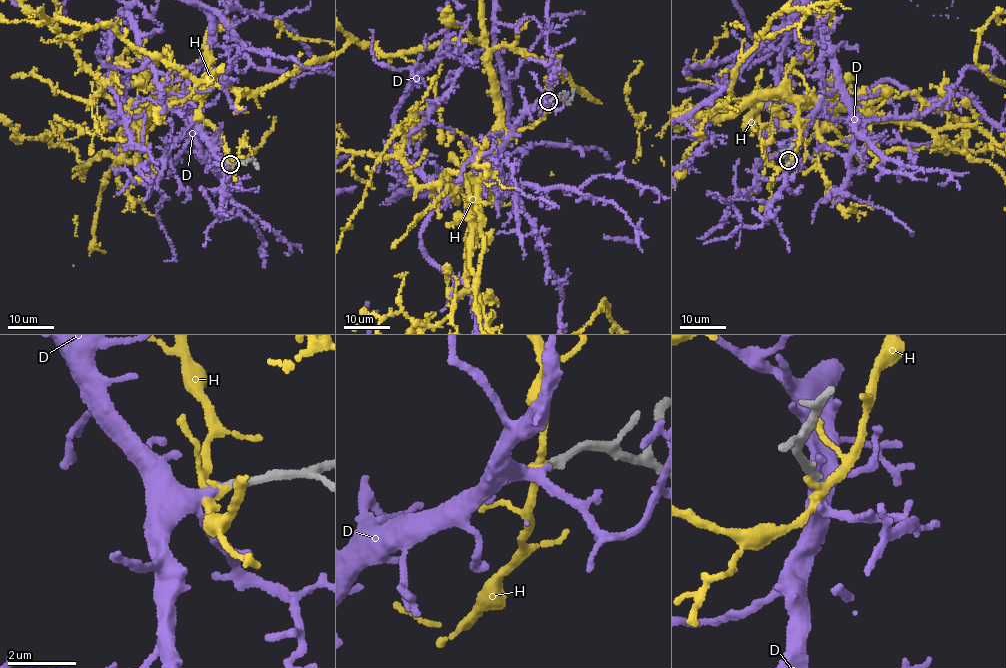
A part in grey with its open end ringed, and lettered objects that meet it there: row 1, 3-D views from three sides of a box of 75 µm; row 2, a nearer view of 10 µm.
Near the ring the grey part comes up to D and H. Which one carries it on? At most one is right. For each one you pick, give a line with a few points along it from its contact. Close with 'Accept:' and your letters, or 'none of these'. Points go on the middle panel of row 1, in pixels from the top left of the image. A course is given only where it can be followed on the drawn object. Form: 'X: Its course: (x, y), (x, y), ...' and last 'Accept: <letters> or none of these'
Accept: D

